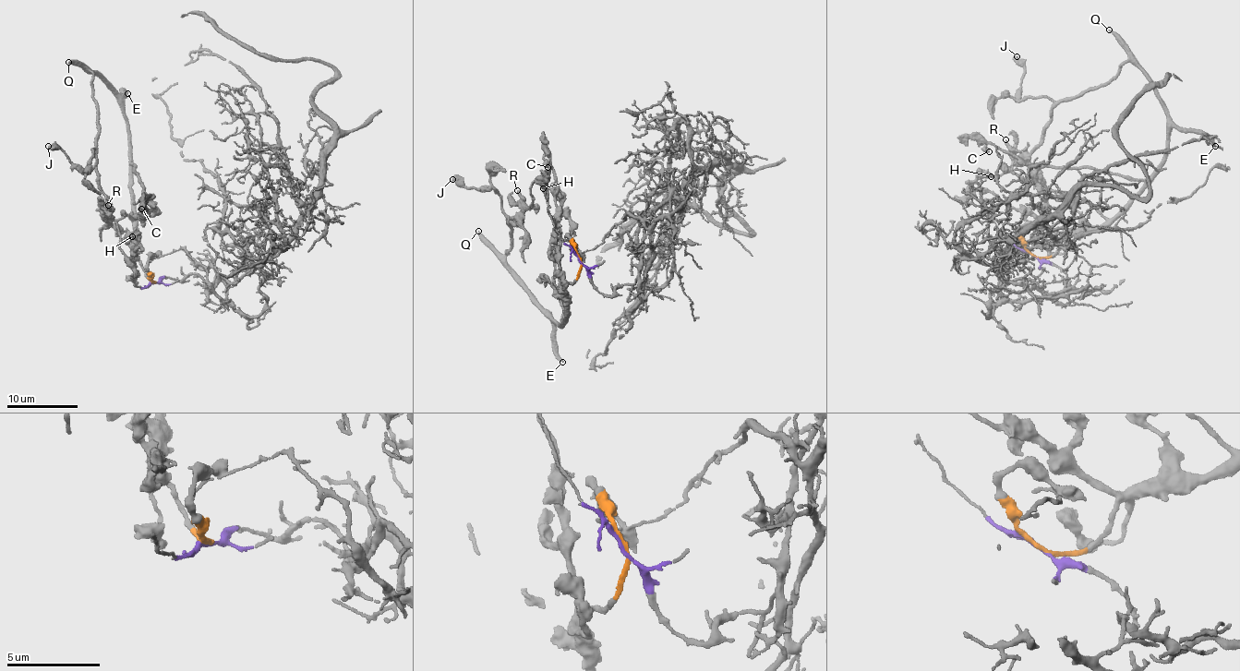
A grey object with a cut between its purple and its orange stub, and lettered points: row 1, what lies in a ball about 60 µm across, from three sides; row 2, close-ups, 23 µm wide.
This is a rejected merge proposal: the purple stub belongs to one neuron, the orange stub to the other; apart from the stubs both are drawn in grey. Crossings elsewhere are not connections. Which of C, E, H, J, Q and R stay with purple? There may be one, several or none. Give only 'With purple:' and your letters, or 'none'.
With purple: none

